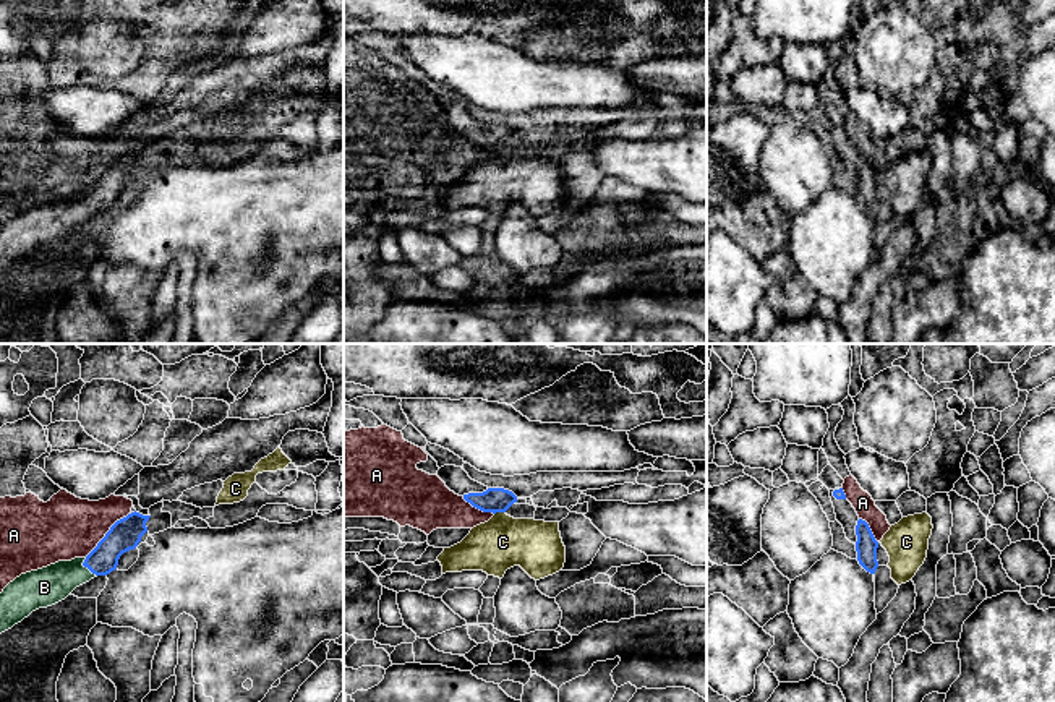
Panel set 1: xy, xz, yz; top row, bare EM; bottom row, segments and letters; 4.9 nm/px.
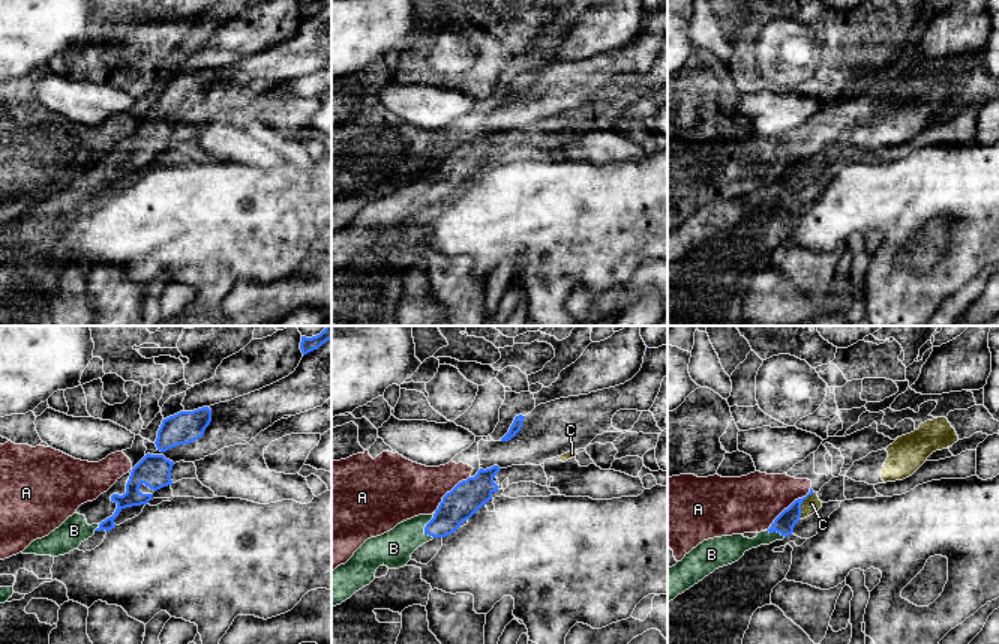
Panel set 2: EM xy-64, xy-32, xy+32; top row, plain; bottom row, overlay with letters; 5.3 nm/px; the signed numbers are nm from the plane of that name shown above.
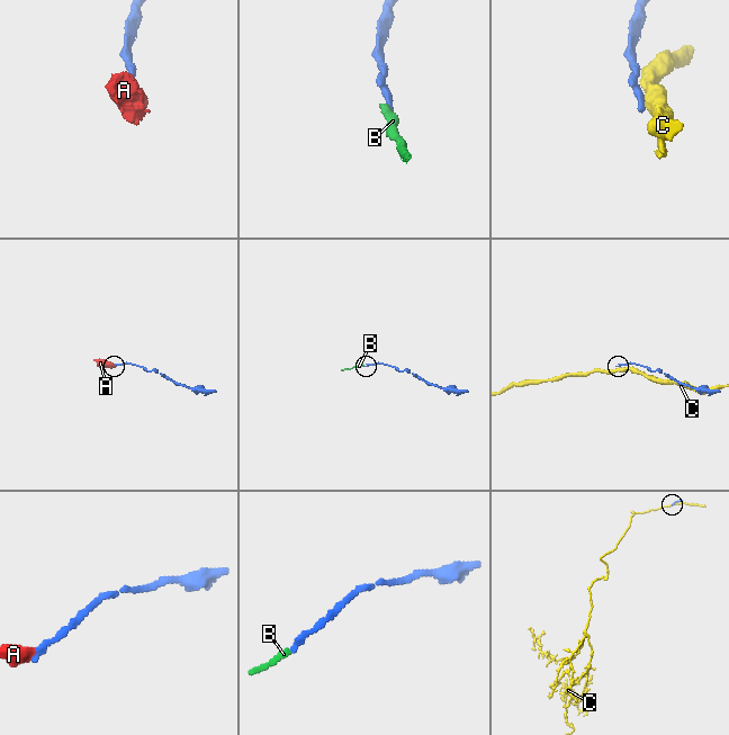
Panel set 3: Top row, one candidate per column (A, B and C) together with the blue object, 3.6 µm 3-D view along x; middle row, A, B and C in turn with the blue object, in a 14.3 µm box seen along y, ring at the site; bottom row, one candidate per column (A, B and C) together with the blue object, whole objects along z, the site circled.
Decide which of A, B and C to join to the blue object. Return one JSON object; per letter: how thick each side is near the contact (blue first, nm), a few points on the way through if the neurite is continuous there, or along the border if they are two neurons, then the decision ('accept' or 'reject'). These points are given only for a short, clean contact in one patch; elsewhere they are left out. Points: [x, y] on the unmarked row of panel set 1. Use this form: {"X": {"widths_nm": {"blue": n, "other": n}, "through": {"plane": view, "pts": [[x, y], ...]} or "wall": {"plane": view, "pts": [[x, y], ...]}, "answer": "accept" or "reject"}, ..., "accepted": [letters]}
{"A": {"widths_nm": {"blue": 160, "other": 320}, "wall": {"plane": "xy", "pts": [[132, 149], [120, 154], [85, 193]]}, "answer": "reject"}, "B": {"widths_nm": {"blue": 160, "other": 190}, "through": {"plane": "xy", "pts": [[125, 171], [94, 201], [86, 203], [44, 224]]}, "answer": "accept"}, "C": {"widths_nm": {"blue": 130, "other": 260}, "wall": {"plane": "xz", "pts": [[504, 148], [495, 151]]}, "answer": "reject"}, "accepted": ["B"]}

